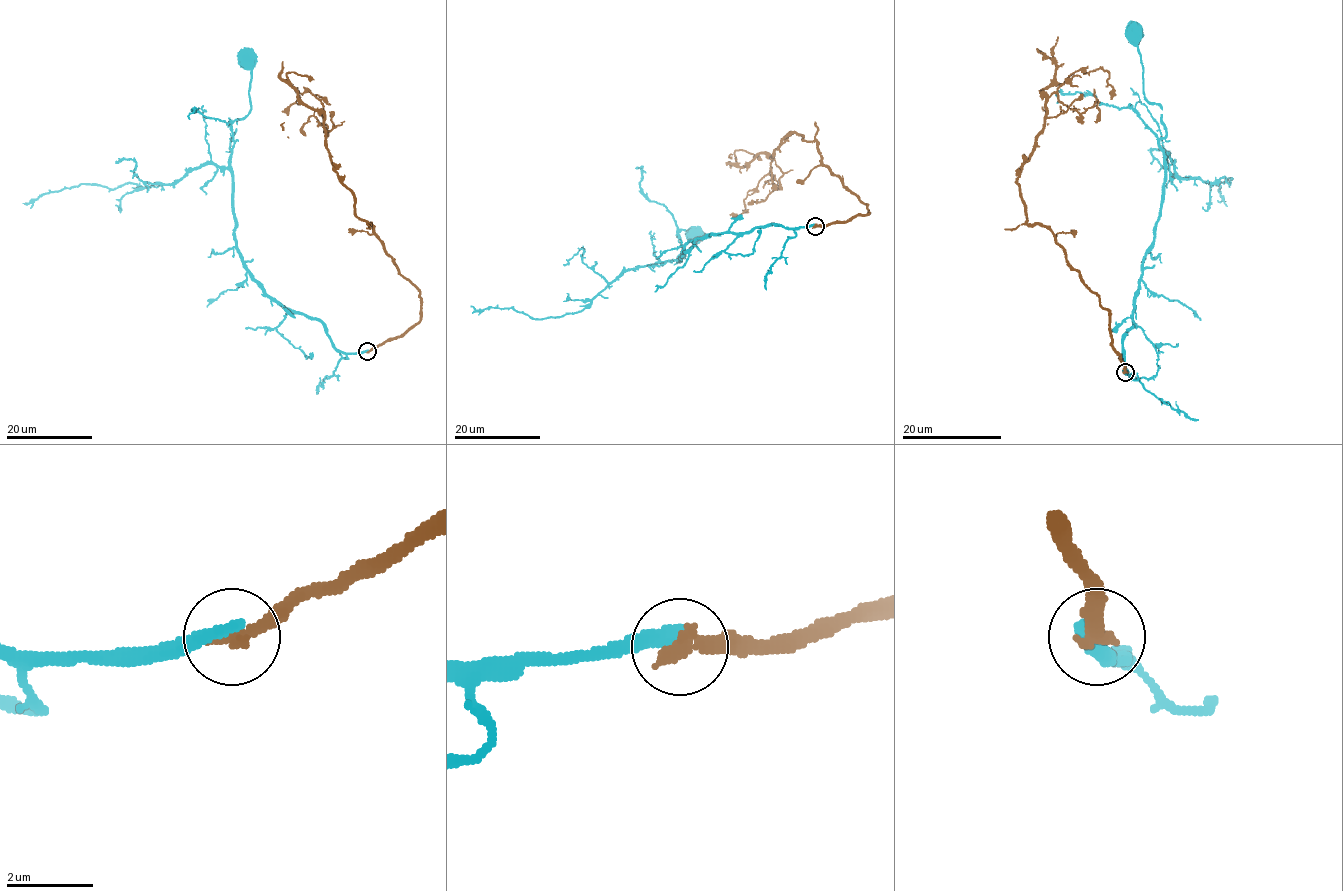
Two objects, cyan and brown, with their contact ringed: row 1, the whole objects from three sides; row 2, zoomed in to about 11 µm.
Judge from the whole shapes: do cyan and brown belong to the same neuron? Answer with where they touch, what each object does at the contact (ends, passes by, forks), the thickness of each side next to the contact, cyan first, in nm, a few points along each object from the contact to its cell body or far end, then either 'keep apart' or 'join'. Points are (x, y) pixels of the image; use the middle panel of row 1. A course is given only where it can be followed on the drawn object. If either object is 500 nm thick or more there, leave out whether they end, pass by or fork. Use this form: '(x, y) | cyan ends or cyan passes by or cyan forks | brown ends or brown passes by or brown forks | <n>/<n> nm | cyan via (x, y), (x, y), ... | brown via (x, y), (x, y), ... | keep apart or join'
(815, 226) | cyan ends | brown ends | 340/380 nm | cyan via (815, 226), (769, 225), (748, 232), (705, 234), (689, 242), (677, 261), (699, 242), (694, 235) | brown via (815, 226), (868, 214), (868, 204), (822, 163), (815, 141), (796, 133), (748, 191), (747, 212), (734, 215) | keep apart

